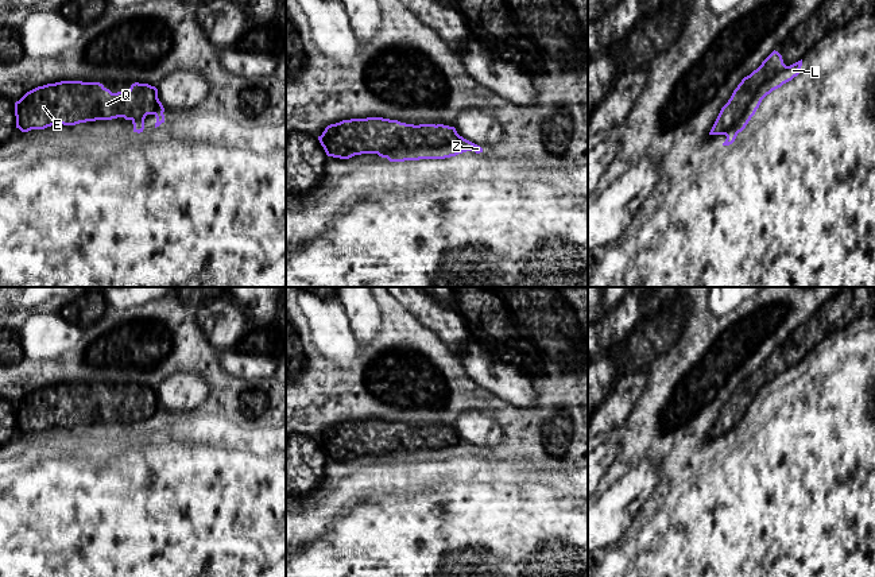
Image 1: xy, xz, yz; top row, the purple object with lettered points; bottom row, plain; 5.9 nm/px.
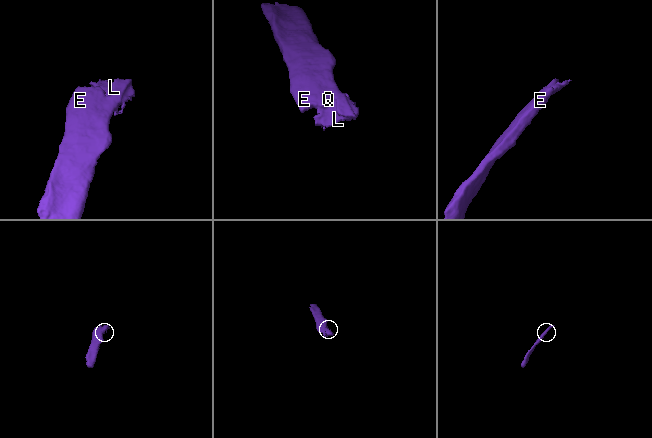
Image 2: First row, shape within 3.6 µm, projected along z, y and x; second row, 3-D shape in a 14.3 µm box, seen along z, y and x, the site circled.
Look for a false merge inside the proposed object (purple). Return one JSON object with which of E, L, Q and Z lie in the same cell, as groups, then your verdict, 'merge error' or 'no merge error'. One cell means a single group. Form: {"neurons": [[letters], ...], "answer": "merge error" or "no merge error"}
{"neurons": [["E", "L", "Q", "Z"]], "answer": "no merge error"}

